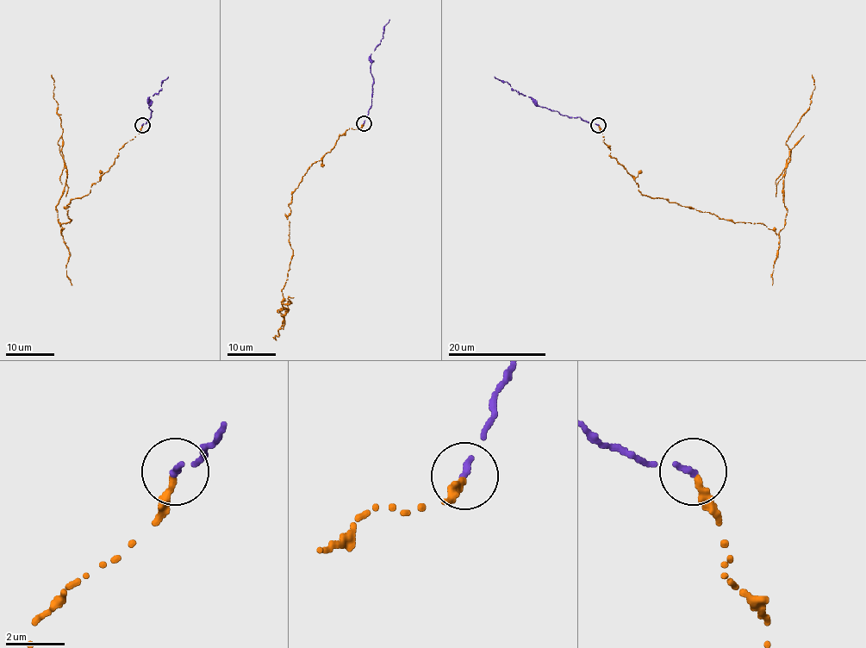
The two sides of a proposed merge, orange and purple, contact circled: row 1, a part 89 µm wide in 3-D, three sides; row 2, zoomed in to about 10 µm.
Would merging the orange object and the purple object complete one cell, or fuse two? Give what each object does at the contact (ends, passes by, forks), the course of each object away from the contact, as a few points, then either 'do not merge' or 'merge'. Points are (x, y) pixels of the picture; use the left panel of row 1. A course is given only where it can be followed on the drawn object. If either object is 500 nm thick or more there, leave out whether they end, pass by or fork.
orange ends | purple ends | orange via (142, 125), (87, 195), (67, 204), (71, 221), (60, 225), (61, 233), (56, 212), (66, 166), (52, 75) | purple via (142, 125), (150, 118), (149, 96), (158, 92), (161, 82), (167, 76) | merge

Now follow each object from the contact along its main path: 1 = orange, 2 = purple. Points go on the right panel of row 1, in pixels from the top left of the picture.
1: (598, 125), (609, 154), (642, 195), (762, 222), (778, 233), (788, 212), (785, 142), (809, 107), (812, 75)
2: (598, 125), (589, 124), (579, 116), (569, 118), (539, 107), (530, 96), (495, 76)

